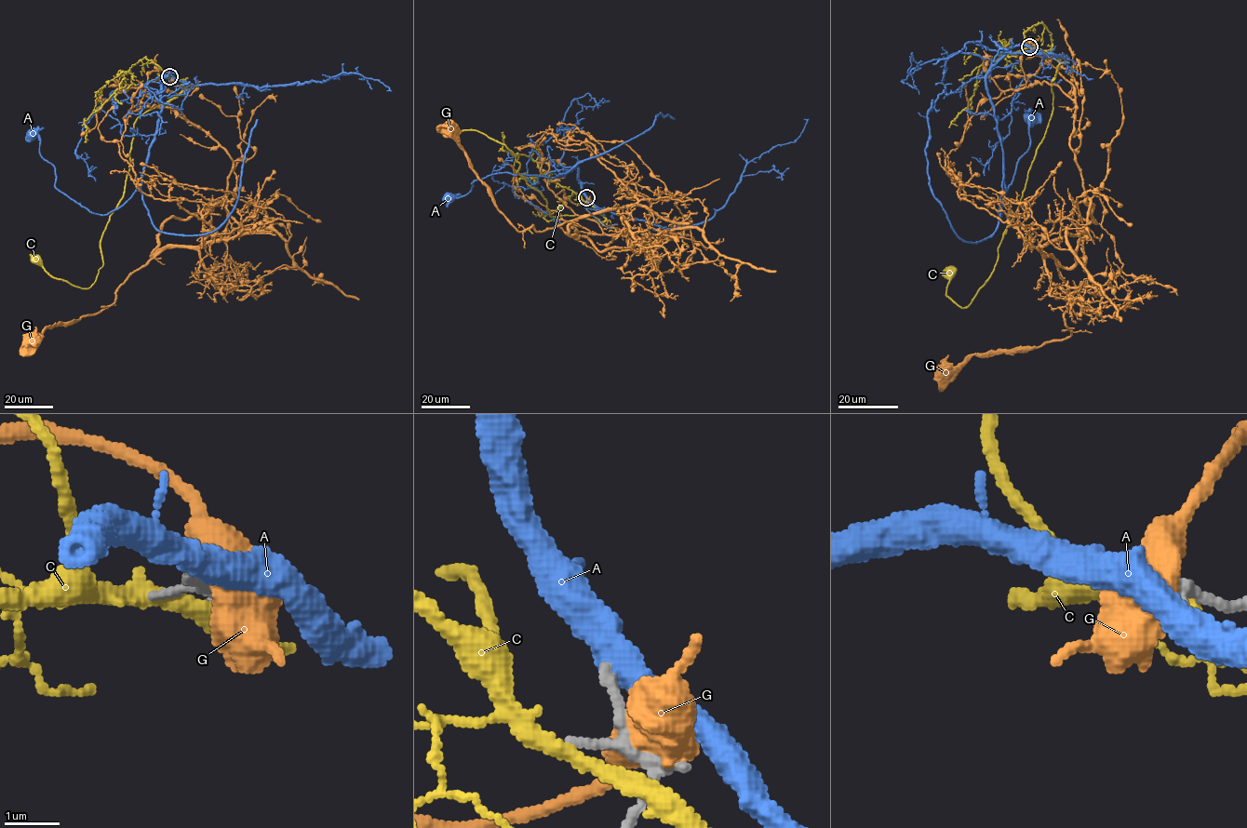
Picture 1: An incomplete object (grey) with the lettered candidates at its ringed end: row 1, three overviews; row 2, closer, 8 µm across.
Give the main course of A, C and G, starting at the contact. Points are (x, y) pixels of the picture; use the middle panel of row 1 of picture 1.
A: (586, 197), (578, 180), (578, 162), (564, 176), (554, 178), (497, 172), (476, 180), (467, 193), (449, 198)
C: (583, 200), (603, 221), (551, 216), (504, 144), (479, 132), (451, 133)
G: (587, 200), (556, 195), (608, 234), (650, 233), (599, 251), (569, 233), (572, 220), (518, 231), (453, 128)

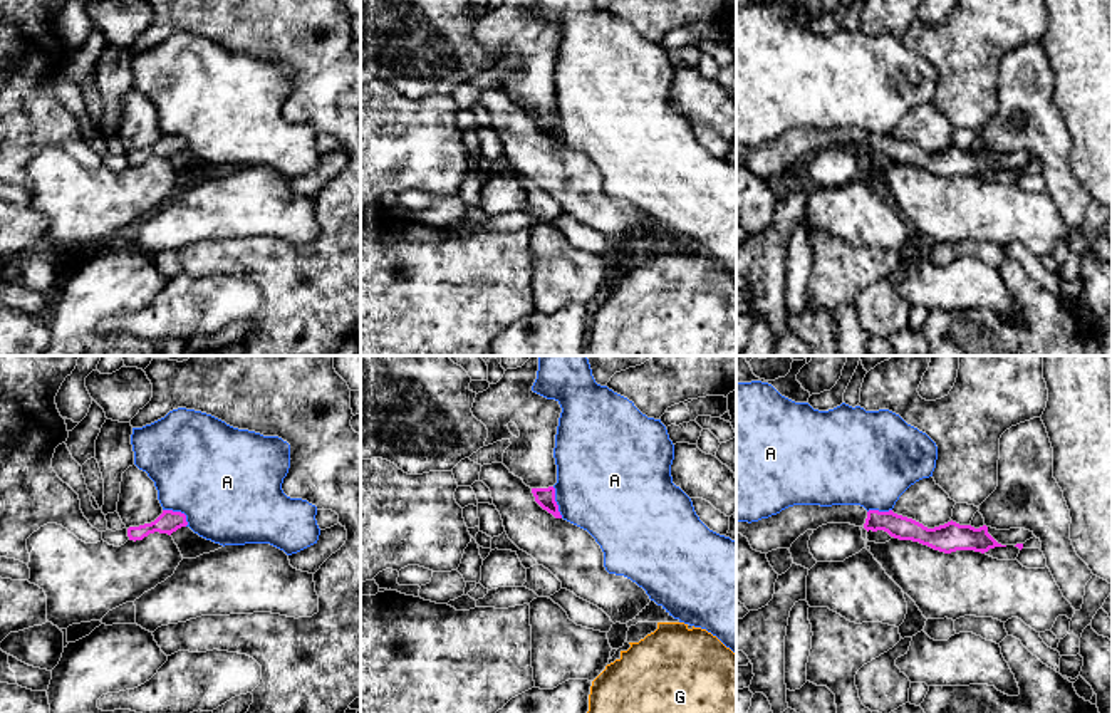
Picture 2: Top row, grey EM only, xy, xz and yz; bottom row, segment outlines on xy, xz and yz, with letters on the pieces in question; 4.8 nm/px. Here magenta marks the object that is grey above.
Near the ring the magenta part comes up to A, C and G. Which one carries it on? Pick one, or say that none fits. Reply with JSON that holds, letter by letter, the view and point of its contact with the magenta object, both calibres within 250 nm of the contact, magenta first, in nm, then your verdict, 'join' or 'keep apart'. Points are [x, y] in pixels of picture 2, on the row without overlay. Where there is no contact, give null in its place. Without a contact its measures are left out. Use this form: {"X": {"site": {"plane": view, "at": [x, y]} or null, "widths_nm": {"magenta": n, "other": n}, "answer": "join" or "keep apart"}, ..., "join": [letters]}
{"A": {"site": {"plane": "xy", "at": [178, 136]}, "widths_nm": {"magenta": 110, "other": 480}, "answer": "keep apart"}, "C": {"site": null, "answer": "keep apart"}, "G": {"site": null, "answer": "keep apart"}, "join": []}

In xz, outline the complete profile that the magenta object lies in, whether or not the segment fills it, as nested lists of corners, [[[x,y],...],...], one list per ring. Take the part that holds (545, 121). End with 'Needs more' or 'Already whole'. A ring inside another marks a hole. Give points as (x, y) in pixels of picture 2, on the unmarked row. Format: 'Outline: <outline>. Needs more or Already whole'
Outline: [[[503,0],[476,18],[471,37],[488,54],[485,70],[508,64],[512,69],[503,77],[503,89],[532,112],[543,134],[562,143],[553,112],[553,72],[562,32],[559,25],[532,15],[535,3],[537,0]]]. Needs more

